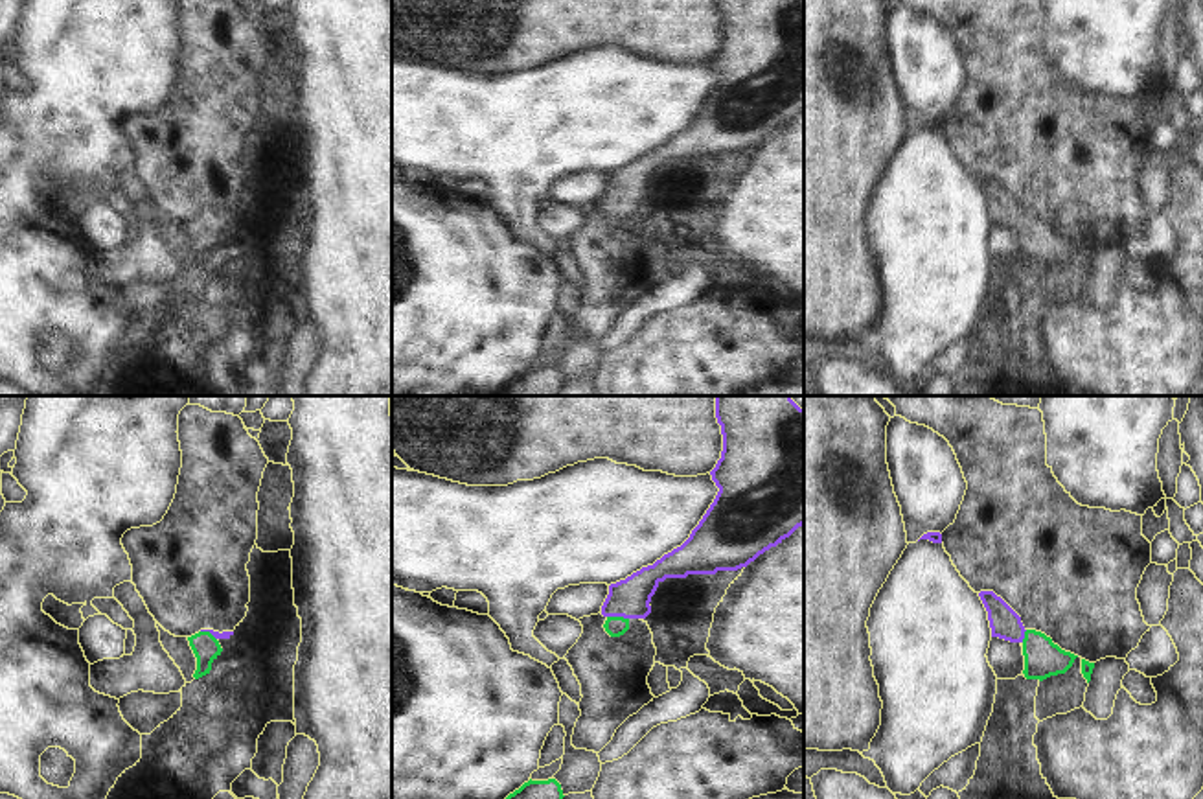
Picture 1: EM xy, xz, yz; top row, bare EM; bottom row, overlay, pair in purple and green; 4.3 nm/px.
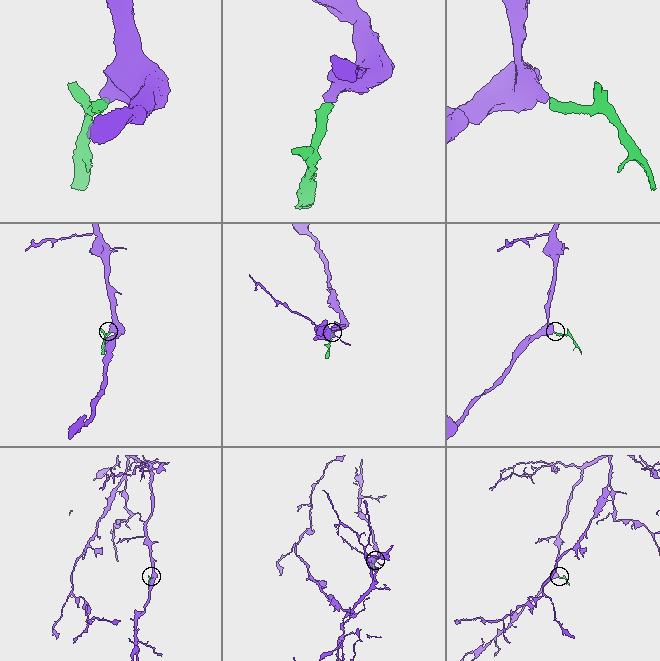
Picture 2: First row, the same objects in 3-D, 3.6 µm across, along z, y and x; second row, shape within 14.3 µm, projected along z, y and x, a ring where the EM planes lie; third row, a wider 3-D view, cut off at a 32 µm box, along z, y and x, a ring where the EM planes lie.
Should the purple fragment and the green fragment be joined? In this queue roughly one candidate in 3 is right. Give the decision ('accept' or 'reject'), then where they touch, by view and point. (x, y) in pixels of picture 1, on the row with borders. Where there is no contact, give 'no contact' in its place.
accept | xz (618, 615)

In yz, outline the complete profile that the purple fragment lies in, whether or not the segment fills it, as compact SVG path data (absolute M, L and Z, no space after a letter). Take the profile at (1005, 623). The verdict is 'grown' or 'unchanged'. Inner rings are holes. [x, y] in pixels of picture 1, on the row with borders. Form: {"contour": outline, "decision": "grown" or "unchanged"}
{"contour": "M993 591L979 593L991 628L991 637L1023 644L1025 677L1047 679L1050 676L1065 674L1078 655L1061 650L1041 631L1026 630L1021 617Z", "decision": "grown"}

